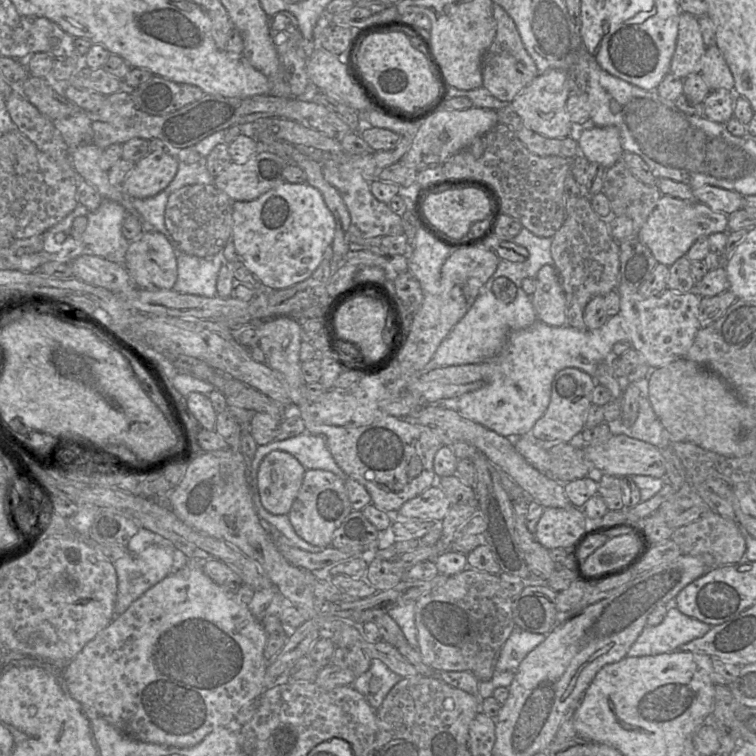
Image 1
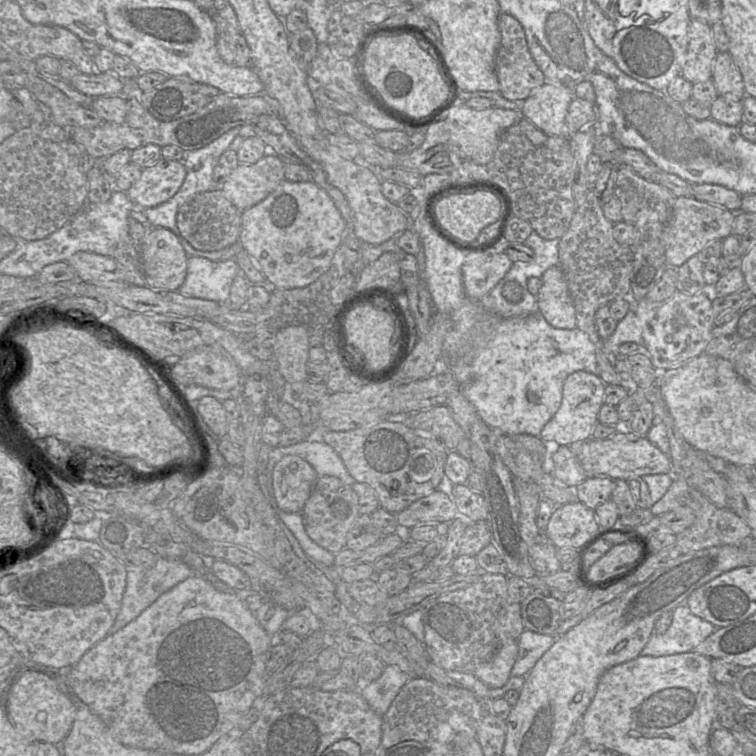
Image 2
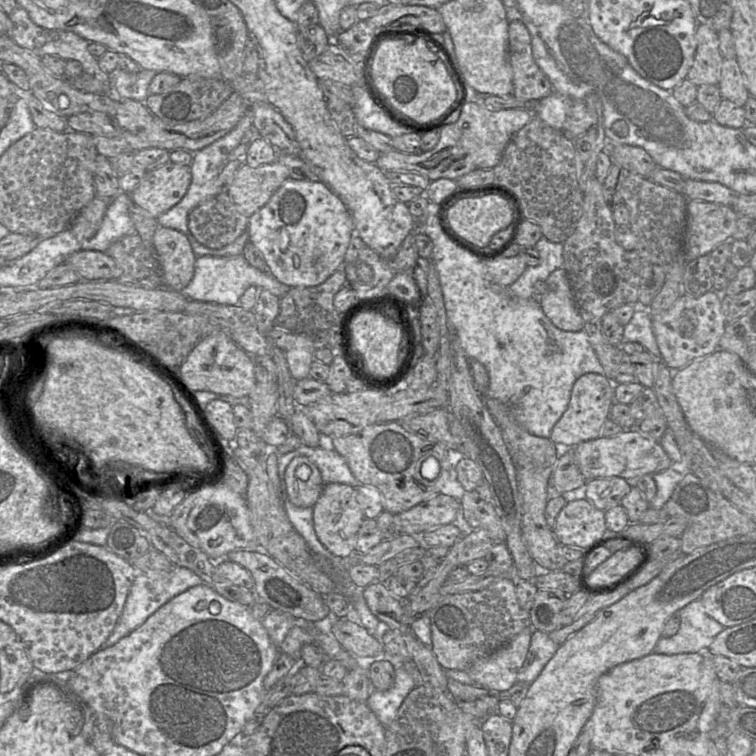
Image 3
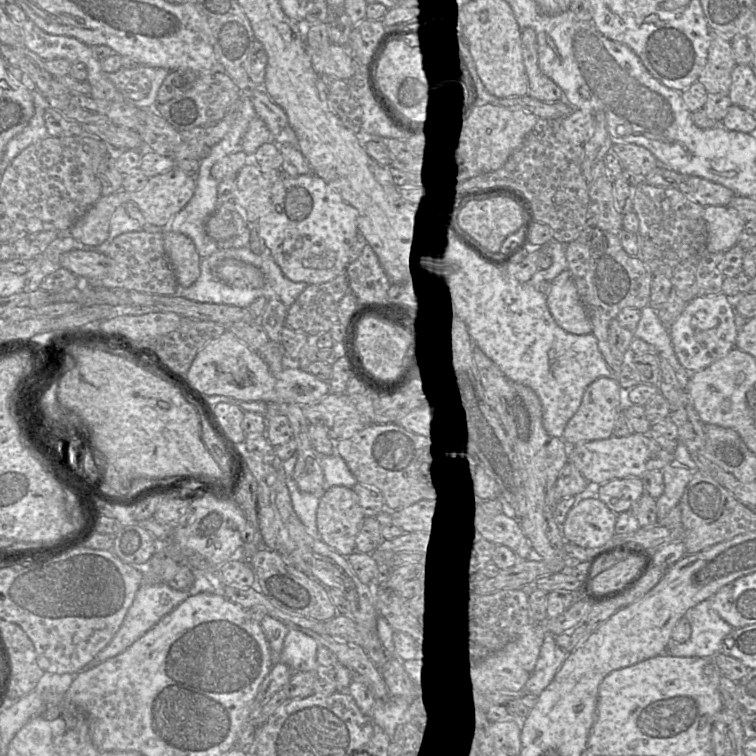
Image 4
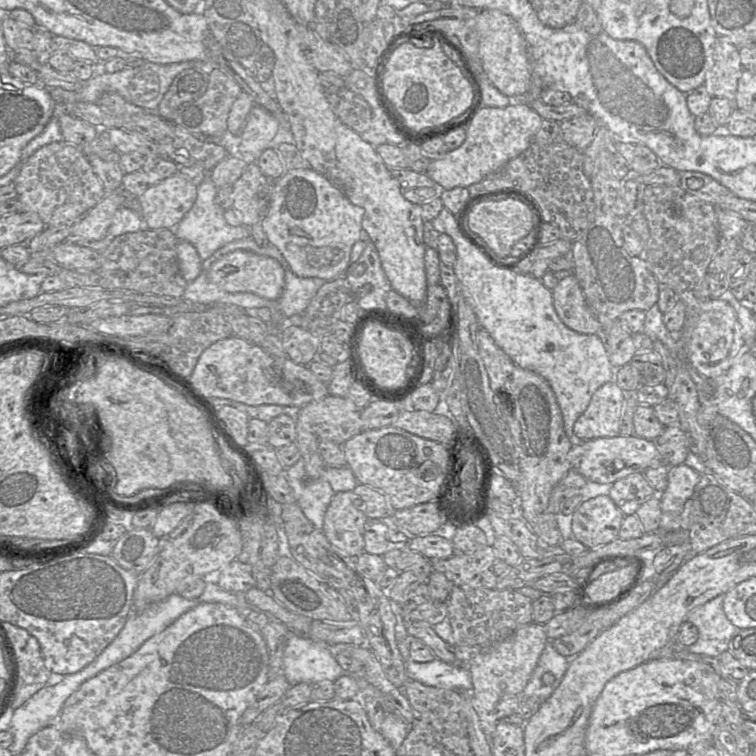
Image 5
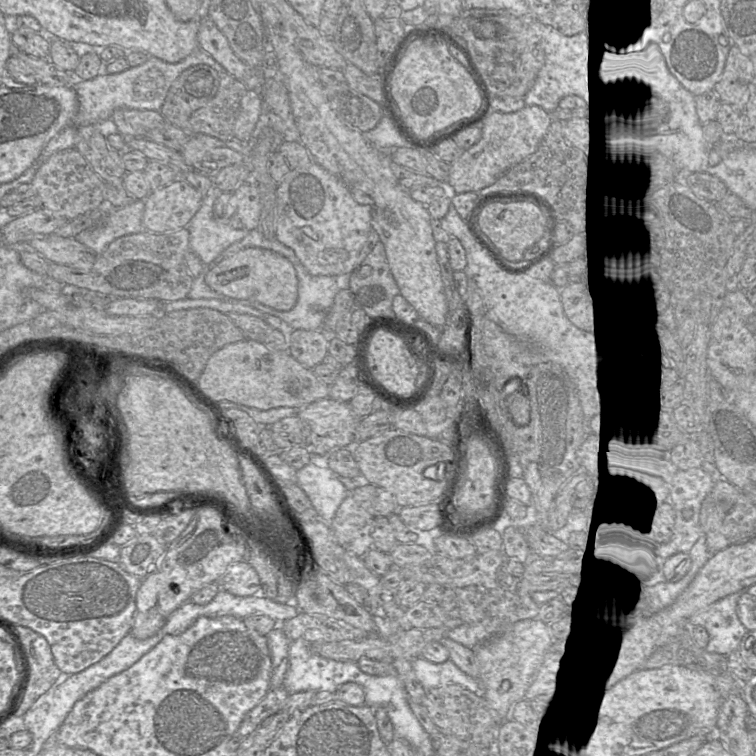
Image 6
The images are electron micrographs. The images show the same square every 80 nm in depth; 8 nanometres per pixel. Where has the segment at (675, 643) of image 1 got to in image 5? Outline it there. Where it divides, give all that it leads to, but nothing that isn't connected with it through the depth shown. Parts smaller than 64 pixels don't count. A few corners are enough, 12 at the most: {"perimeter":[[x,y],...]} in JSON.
{"perimeter":[[720,594],[688,613],[691,652],[718,657],[740,631]]}

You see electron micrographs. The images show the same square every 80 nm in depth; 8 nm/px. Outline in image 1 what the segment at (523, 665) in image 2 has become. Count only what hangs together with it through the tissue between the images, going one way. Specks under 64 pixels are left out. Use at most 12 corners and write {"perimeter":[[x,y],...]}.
{"perimeter":[[515,626],[496,671],[514,672],[546,636]]}

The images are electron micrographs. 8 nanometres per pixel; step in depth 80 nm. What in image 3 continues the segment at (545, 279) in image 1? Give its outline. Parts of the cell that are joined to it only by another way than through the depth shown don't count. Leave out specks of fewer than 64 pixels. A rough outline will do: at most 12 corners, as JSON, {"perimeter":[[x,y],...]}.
{"perimeter":[[565,268],[546,279],[539,304],[561,330],[583,330]]}

